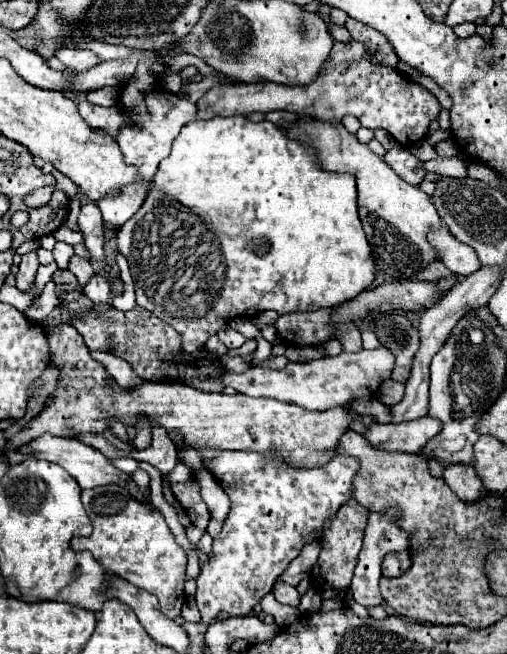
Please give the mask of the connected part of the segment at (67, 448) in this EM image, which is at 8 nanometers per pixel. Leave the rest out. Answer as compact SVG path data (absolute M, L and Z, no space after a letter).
M43 434L35 440L31 440L29 444L23 444L19 448L19 452L23 456L33 456L33 458L39 458L39 460L47 460L47 462L55 462L59 466L63 466L79 484L81 490L89 490L89 488L95 488L95 486L105 486L105 484L123 484L135 498L139 500L145 500L149 502L149 490L139 490L131 476L129 474L123 474L119 472L115 466L109 464L109 460L95 448L83 444L81 440L77 438L67 438L67 436L53 436L53 434Z

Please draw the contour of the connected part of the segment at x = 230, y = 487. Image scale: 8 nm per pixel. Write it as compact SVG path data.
M213 450L213 458L205 462L207 470L221 484L231 498L231 510L223 524L223 530L213 540L215 558L211 558L197 578L197 608L203 622L211 624L221 612L231 616L245 616L251 608L271 592L275 580L285 572L305 544L319 540L327 518L335 516L337 510L353 498L353 478L359 472L359 458L337 454L331 462L319 468L295 468L275 454L243 452L243 450Z

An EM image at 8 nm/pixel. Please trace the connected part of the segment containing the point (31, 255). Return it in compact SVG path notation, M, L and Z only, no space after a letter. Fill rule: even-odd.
M37 250L27 252L21 256L21 264L19 264L19 272L17 272L17 288L21 292L29 290L29 284L35 280L39 268L39 260L37 260Z

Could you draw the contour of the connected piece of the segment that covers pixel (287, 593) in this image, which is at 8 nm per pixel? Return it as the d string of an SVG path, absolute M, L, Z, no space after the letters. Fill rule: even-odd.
M277 582L275 588L273 588L273 596L275 596L277 602L289 604L289 606L299 606L299 600L301 600L299 592L287 582Z

